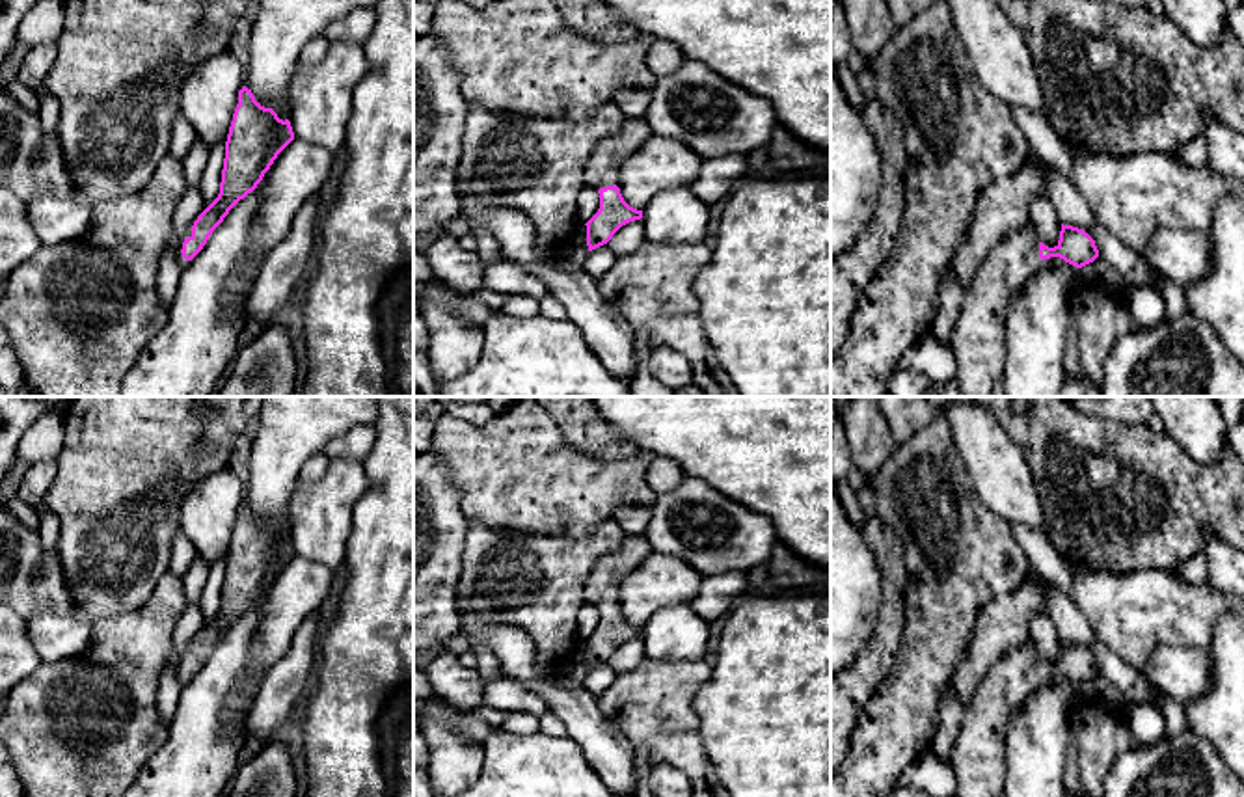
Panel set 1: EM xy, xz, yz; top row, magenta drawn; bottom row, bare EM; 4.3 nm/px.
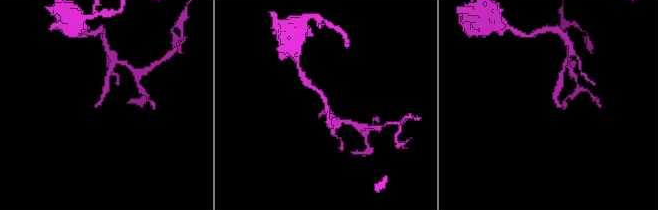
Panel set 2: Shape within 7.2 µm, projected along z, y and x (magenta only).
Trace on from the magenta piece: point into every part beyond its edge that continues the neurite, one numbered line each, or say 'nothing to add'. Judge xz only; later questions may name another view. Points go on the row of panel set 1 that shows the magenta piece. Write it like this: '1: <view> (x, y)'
1: xz (602, 170)

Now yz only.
1: yz (978, 341)

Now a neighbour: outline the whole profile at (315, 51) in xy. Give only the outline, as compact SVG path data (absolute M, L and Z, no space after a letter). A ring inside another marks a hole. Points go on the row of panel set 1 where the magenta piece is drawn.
M318 35L318 37L311 39L302 50L300 63L317 65L328 54L330 45L331 43L328 41L326 35Z

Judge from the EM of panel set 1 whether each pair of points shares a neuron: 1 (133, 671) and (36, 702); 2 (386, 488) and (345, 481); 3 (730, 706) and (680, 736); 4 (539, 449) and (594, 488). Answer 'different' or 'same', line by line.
1: same
2: different
3: different
4: same

